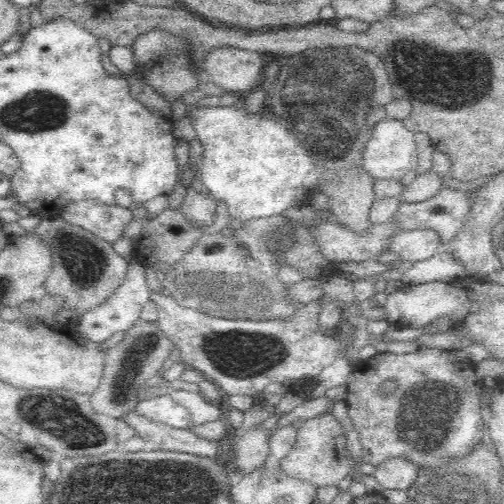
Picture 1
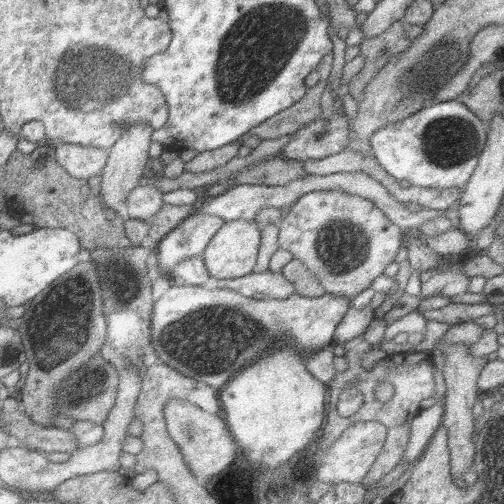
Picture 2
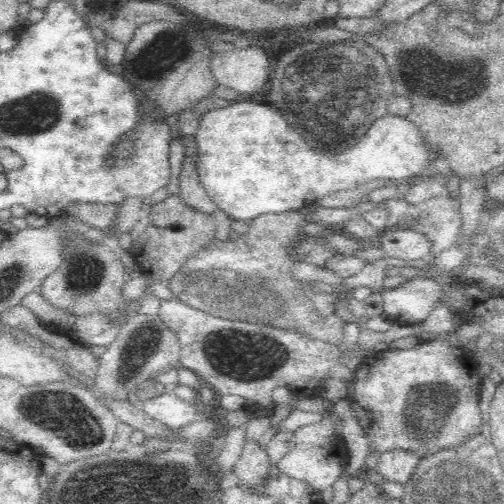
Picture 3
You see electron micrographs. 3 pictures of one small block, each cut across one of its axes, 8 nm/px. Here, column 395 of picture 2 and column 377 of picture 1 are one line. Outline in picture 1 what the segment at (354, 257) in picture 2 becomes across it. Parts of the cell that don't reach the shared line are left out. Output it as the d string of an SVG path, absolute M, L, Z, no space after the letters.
M388 220L382 226L372 226L368 232L350 232L338 222L318 222L316 228L310 228L310 234L316 238L318 246L324 250L332 262L368 262L376 256L382 256L388 250L392 236L400 234L396 220Z

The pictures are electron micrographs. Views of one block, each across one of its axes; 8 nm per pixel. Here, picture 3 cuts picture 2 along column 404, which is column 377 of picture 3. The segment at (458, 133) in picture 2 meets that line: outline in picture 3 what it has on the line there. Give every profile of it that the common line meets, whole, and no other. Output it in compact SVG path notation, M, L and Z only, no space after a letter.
M236 100L232 106L202 114L194 138L198 144L196 162L200 184L204 186L210 200L218 206L218 210L240 222L256 220L260 214L300 212L314 206L314 202L322 200L322 196L326 198L336 192L352 190L376 180L386 180L390 184L410 180L414 176L420 176L420 172L428 166L428 150L422 146L424 136L420 134L420 130L410 120L392 114L378 118L358 140L358 144L340 154L310 150L298 130L290 126L288 120L280 114L280 110L268 106L268 102L260 104L254 100Z

